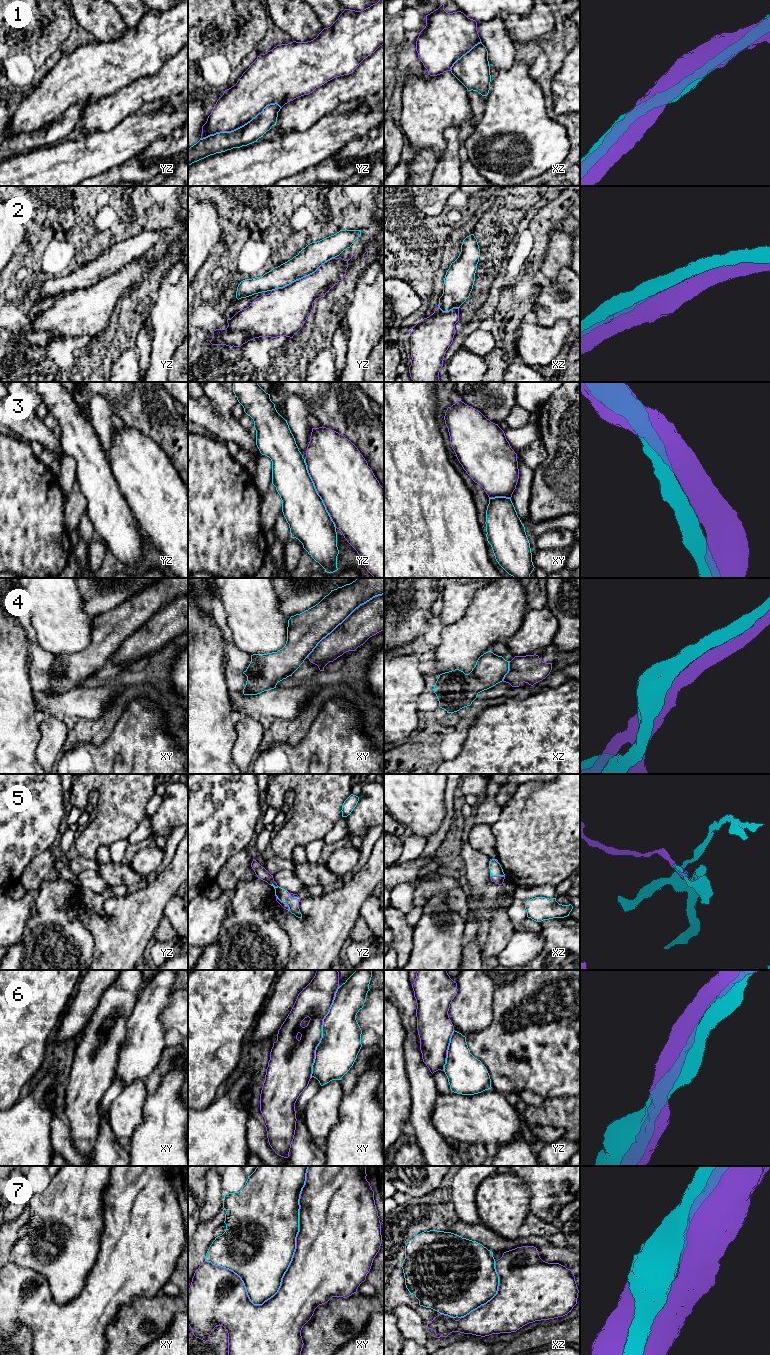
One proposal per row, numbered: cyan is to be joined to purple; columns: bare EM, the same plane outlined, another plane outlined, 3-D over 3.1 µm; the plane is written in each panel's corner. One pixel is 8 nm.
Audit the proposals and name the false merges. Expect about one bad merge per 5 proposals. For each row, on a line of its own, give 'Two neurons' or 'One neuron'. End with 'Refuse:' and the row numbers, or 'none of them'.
1: One neuron
2: One neuron
3: One neuron
4: One neuron
5: Two neurons
6: One neuron
7: One neuron
Refuse: 5

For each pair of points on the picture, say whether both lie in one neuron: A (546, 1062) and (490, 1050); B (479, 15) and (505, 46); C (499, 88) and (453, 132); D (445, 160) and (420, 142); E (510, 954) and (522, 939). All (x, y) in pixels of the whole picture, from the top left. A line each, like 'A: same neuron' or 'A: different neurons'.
A: same neuron
B: different neurons
C: different neurons
D: different neurons
E: same neuron

